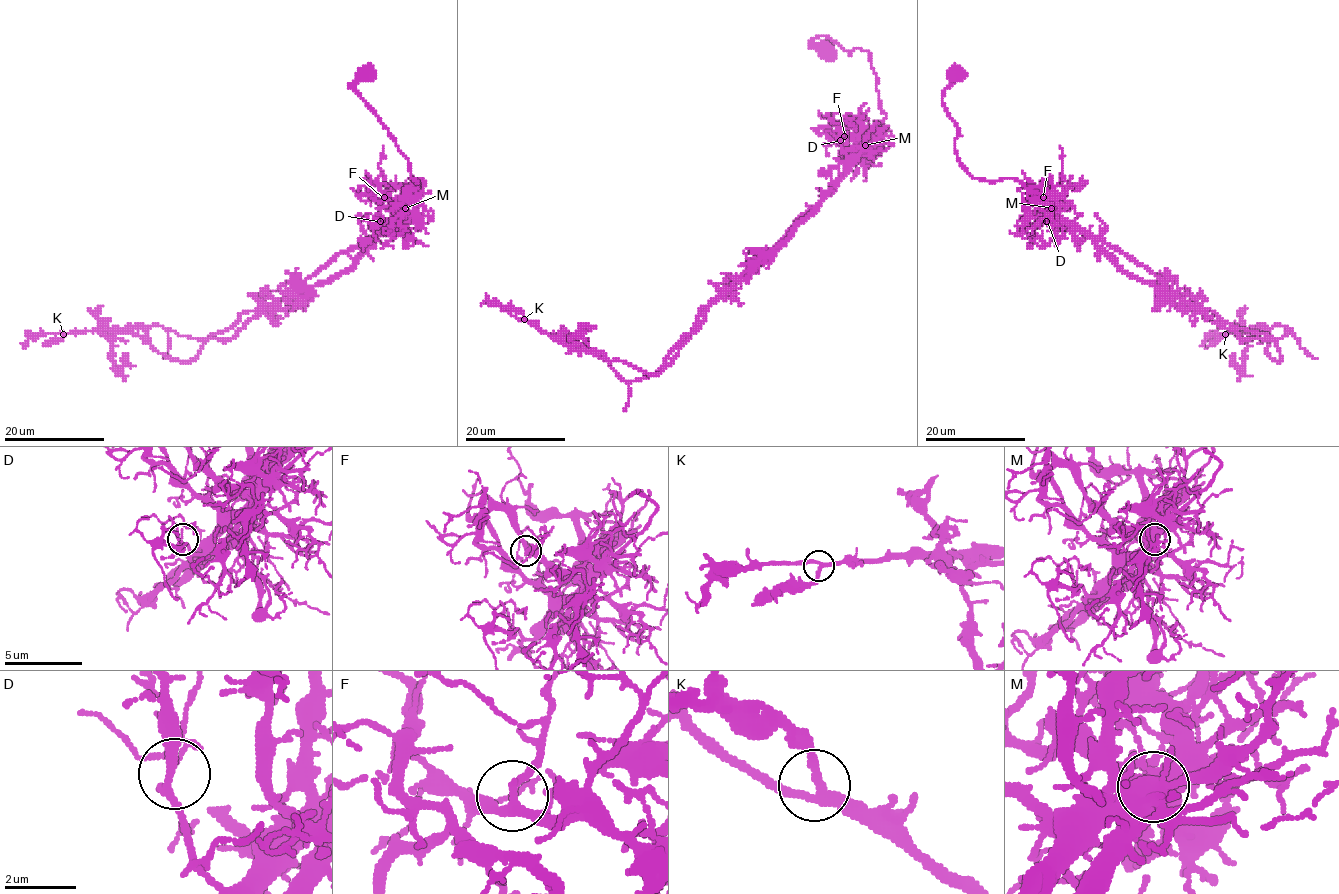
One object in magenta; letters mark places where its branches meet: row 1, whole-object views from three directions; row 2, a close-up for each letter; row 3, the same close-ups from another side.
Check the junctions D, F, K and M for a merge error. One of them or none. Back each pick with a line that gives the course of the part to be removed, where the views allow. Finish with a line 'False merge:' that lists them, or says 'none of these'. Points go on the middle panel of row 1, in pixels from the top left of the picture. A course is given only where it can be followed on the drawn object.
M: foreign part runs (865, 145), (809, 215), (712, 301), (704, 321), (655, 373), (624, 380), (595, 350), (572, 341), (583, 328)
False merge: M

